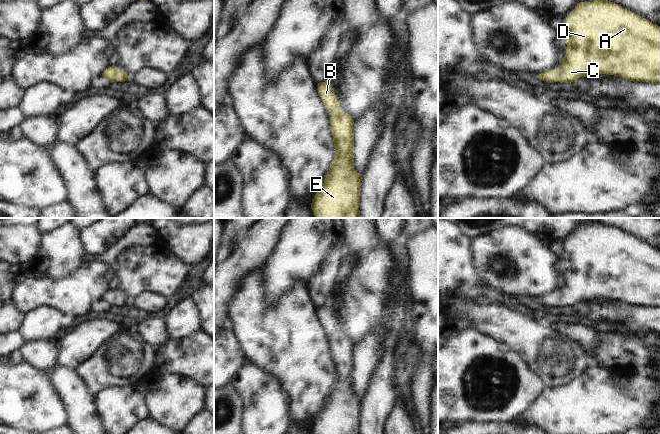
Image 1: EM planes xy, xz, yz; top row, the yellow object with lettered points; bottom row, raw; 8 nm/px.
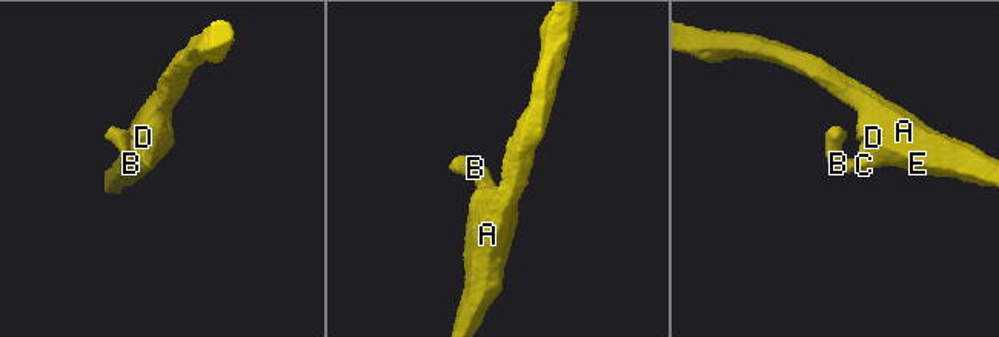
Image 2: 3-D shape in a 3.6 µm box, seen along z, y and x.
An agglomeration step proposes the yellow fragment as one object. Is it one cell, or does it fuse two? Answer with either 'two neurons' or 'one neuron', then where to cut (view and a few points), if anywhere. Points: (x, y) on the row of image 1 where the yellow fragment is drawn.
one neuron; cut none

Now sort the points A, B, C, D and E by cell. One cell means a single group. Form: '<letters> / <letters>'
A B C D E

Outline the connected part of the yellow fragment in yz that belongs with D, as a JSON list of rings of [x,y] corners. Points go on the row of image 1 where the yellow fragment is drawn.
[[[607,0],[580,2],[563,20],[566,54],[556,70],[538,78],[549,83],[572,83],[593,74],[614,75],[627,81],[660,84],[660,26]]]

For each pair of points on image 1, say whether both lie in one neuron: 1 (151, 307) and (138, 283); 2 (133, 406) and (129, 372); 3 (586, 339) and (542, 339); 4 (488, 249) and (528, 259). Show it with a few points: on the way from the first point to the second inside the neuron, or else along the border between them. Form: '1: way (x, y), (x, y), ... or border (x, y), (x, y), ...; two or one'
1: border (167, 298), (152, 293), (142, 293), (130, 302); two
2: border (140, 385), (108, 387); two
3: border (553, 326), (563, 335), (578, 342), (587, 356); two
4: way (498, 250), (508, 250), (518, 259); one

